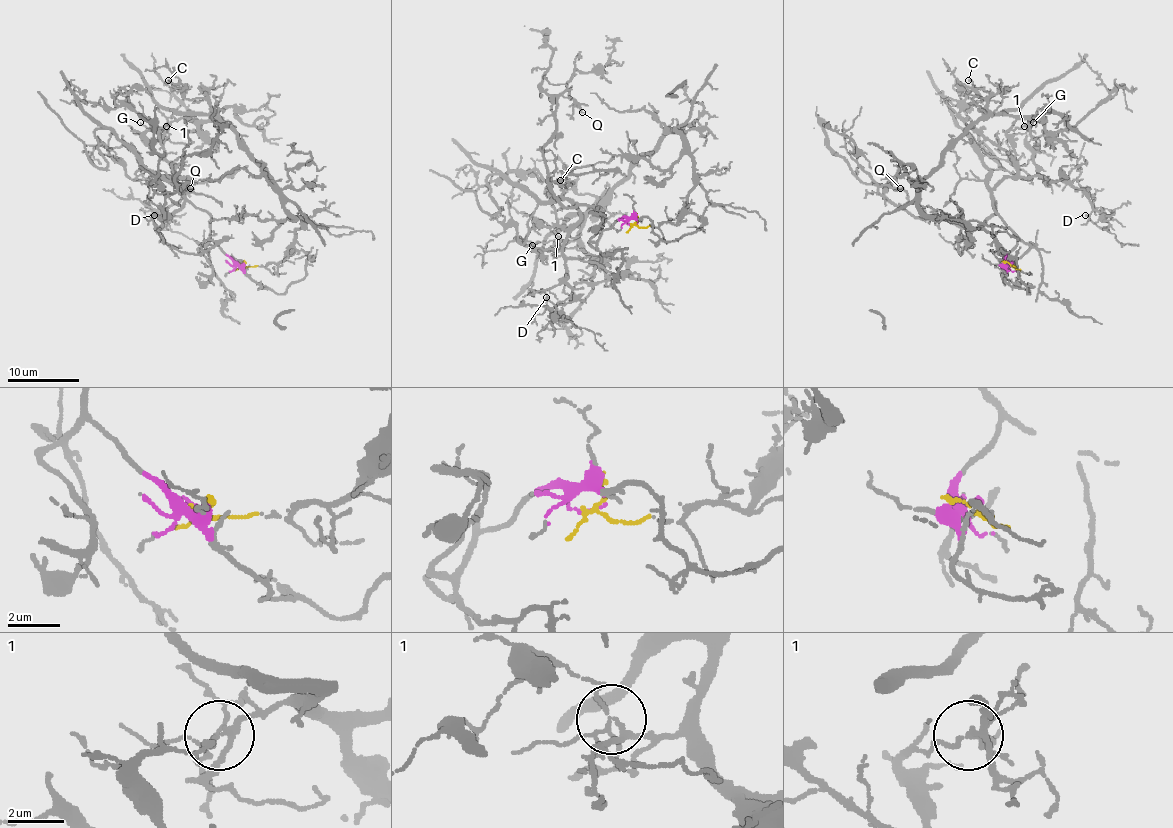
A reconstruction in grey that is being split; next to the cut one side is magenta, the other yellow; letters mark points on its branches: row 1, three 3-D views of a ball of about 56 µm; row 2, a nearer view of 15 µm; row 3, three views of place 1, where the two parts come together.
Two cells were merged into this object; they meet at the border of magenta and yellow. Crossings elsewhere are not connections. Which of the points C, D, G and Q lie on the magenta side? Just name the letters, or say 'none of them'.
D, G, Q

